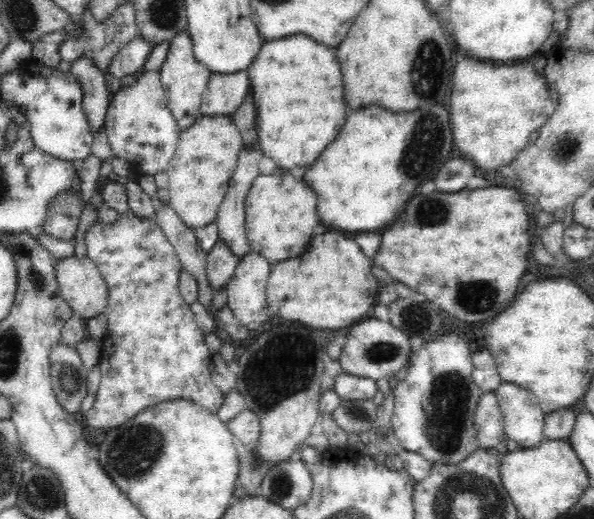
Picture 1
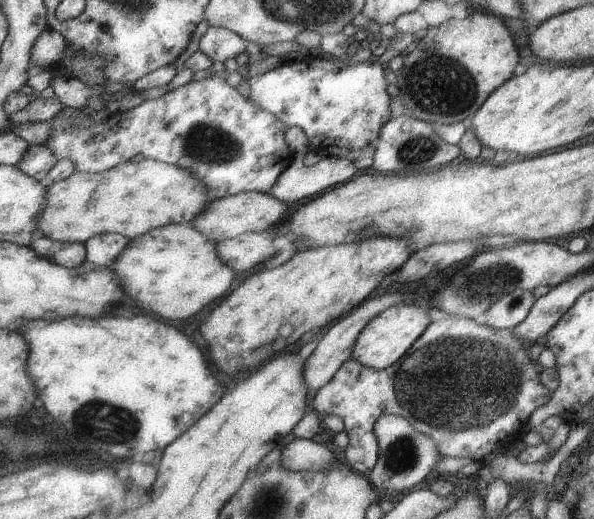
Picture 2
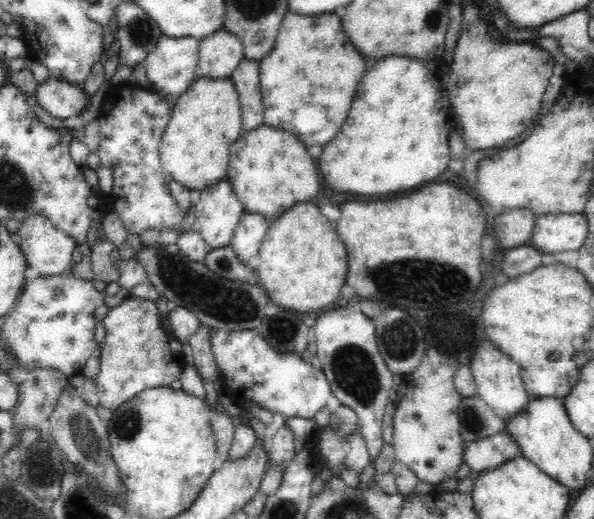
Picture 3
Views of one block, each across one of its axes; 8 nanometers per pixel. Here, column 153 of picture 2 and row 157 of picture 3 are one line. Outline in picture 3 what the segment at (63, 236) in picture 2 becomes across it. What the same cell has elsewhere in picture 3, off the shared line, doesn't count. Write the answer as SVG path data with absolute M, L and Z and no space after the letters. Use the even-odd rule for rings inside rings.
M196 76L194 80L174 98L171 117L165 126L159 142L159 157L166 174L180 182L190 190L208 188L215 182L226 178L229 165L229 146L242 131L241 104L236 85L232 77L212 78L210 76Z

